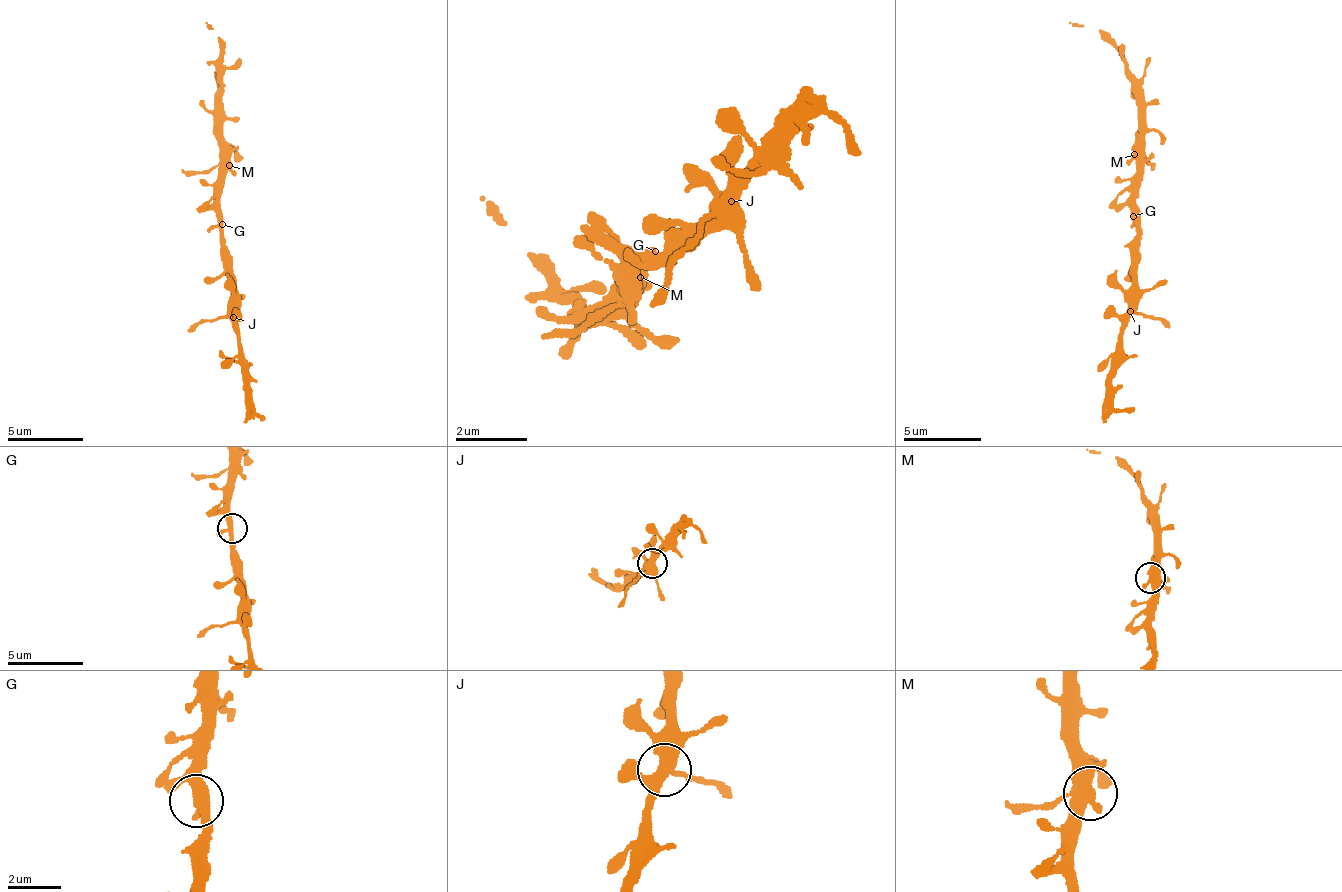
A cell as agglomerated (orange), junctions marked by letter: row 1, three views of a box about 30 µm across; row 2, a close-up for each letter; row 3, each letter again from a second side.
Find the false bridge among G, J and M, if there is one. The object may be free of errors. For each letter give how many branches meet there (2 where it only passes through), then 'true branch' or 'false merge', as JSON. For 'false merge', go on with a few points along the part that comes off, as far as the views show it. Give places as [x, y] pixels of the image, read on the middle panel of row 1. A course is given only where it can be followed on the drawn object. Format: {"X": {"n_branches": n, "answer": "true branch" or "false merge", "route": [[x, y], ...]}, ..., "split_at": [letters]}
{"G": {"n_branches": 3, "answer": "true branch"}, "J": {"n_branches": 4, "answer": "true branch"}, "M": {"n_branches": 4, "answer": "true branch"}, "split_at": []}

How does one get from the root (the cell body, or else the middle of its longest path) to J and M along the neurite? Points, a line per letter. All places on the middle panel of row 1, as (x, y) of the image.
J: (646, 260), (661, 255), (693, 230), (703, 228), (733, 204)
M: (646, 260), (620, 280), (633, 284), (640, 277)

